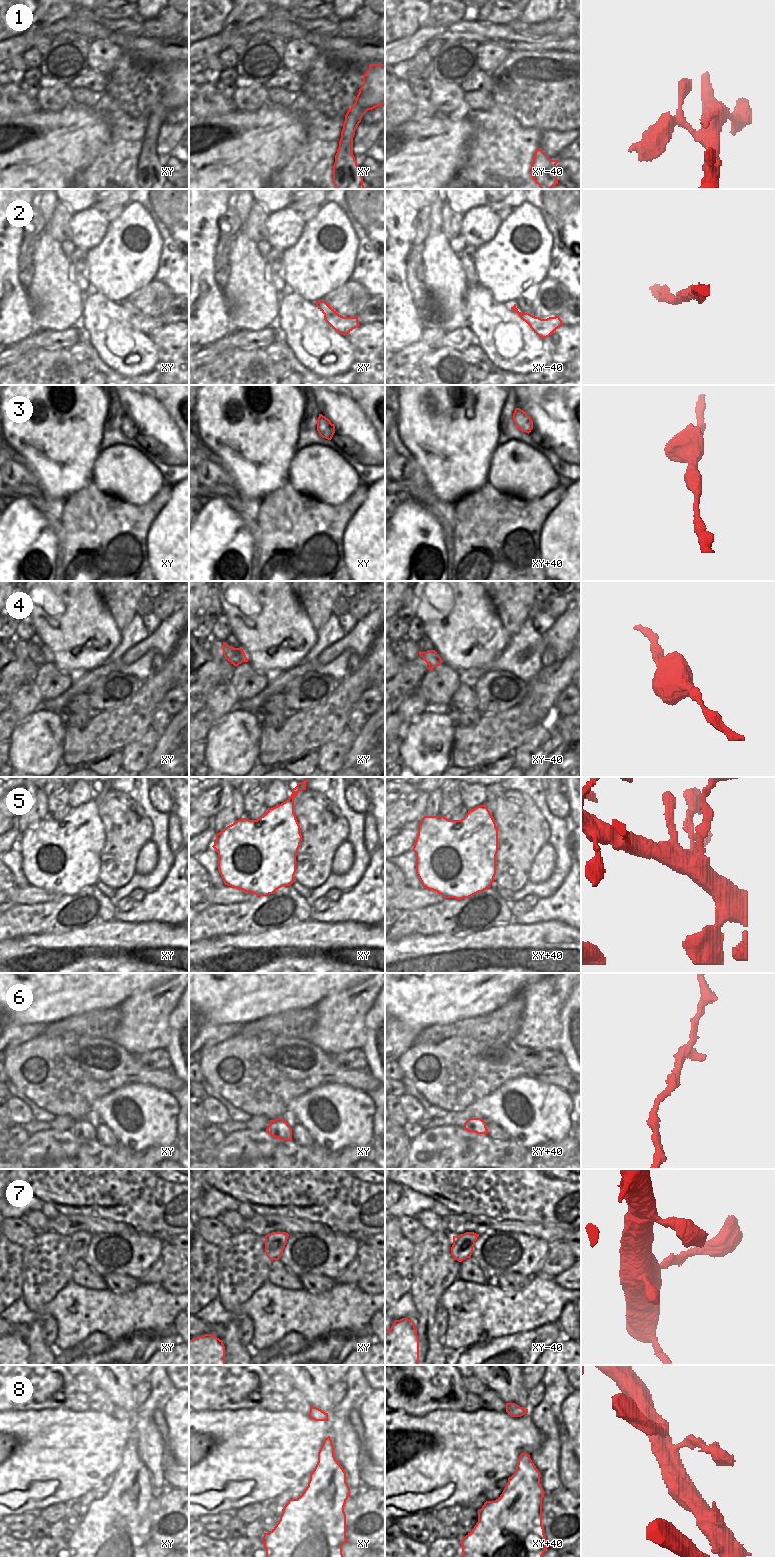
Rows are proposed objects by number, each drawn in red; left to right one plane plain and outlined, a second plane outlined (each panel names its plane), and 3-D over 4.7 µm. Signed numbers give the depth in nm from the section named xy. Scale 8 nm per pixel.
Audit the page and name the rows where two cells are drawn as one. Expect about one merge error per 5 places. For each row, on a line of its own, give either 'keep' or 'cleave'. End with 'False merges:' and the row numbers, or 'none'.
1: keep
2: keep
3: keep
4: keep
5: keep
6: keep
7: keep
8: keep
False merges: none

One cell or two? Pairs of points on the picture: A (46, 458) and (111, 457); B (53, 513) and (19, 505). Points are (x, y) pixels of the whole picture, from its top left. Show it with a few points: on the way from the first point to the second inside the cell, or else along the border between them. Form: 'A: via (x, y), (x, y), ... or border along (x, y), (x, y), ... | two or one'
A: border along (101, 451), (93, 465), (91, 480) | two
B: border along (45, 517), (57, 538) | two

